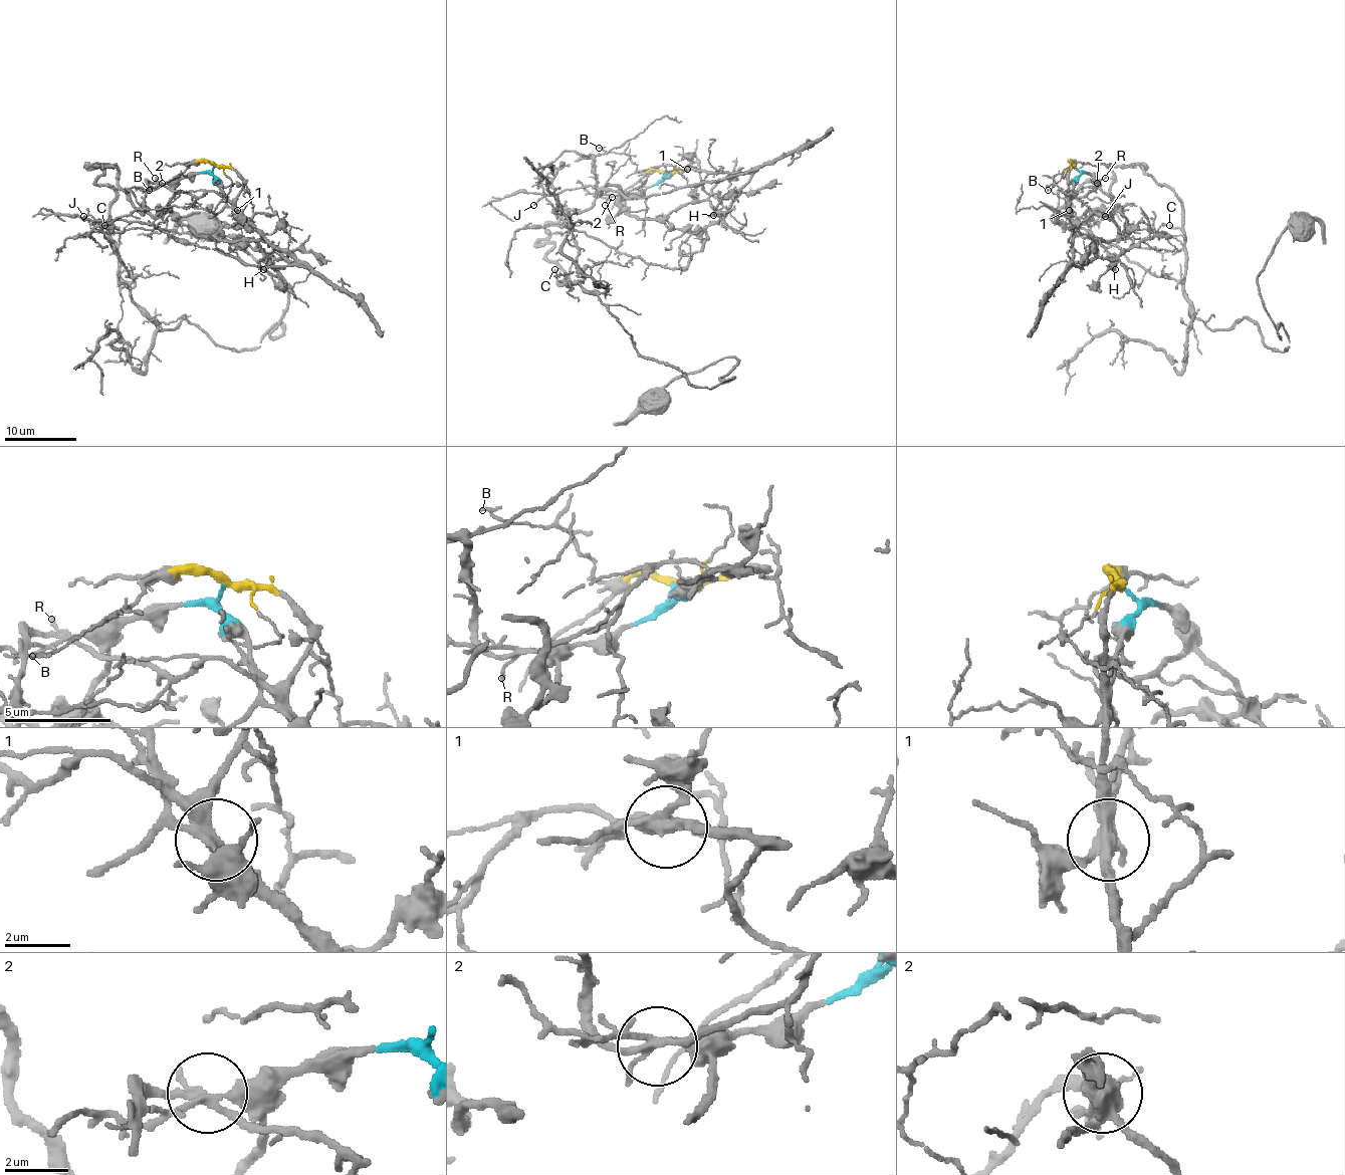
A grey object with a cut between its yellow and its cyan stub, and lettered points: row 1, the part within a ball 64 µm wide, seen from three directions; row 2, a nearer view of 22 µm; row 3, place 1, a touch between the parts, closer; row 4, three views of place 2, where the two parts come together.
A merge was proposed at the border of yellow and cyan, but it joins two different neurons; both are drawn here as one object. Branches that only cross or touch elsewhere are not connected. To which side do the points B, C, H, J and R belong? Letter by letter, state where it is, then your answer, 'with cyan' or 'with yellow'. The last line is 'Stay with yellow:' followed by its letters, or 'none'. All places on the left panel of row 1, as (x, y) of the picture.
B: at (149, 190); with yellow
C: at (104, 225); with cyan
H: at (263, 269); with cyan
J: at (83, 216); with yellow
R: at (155, 178); with cyan
Stay with yellow: B, J

